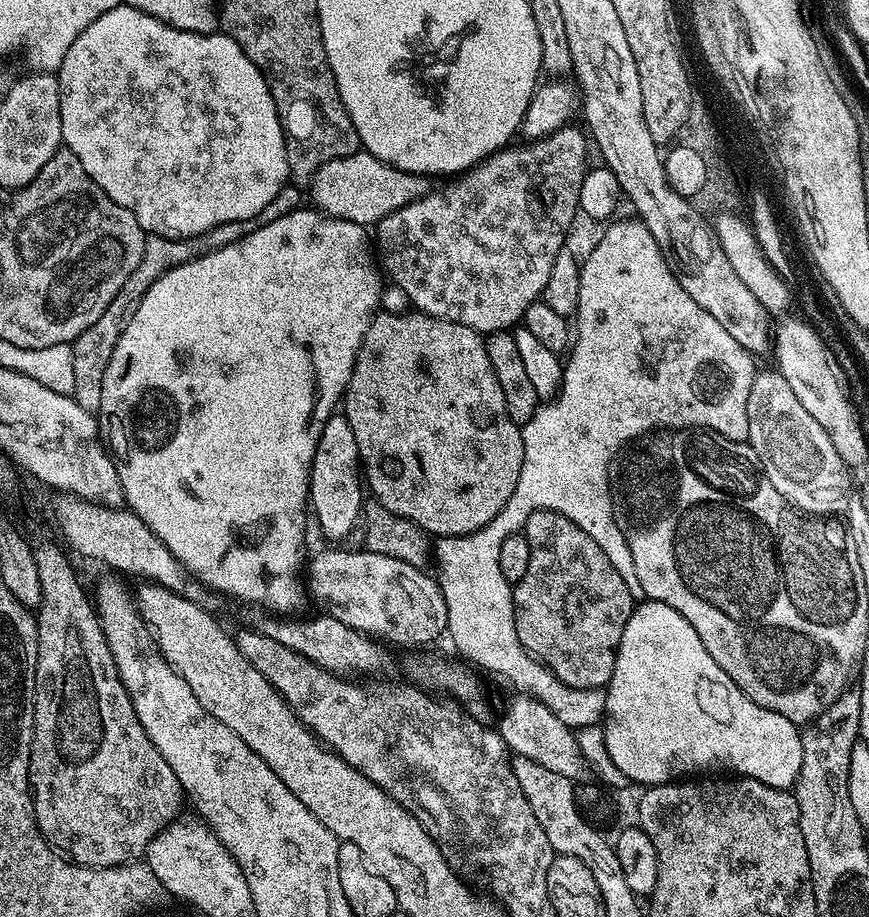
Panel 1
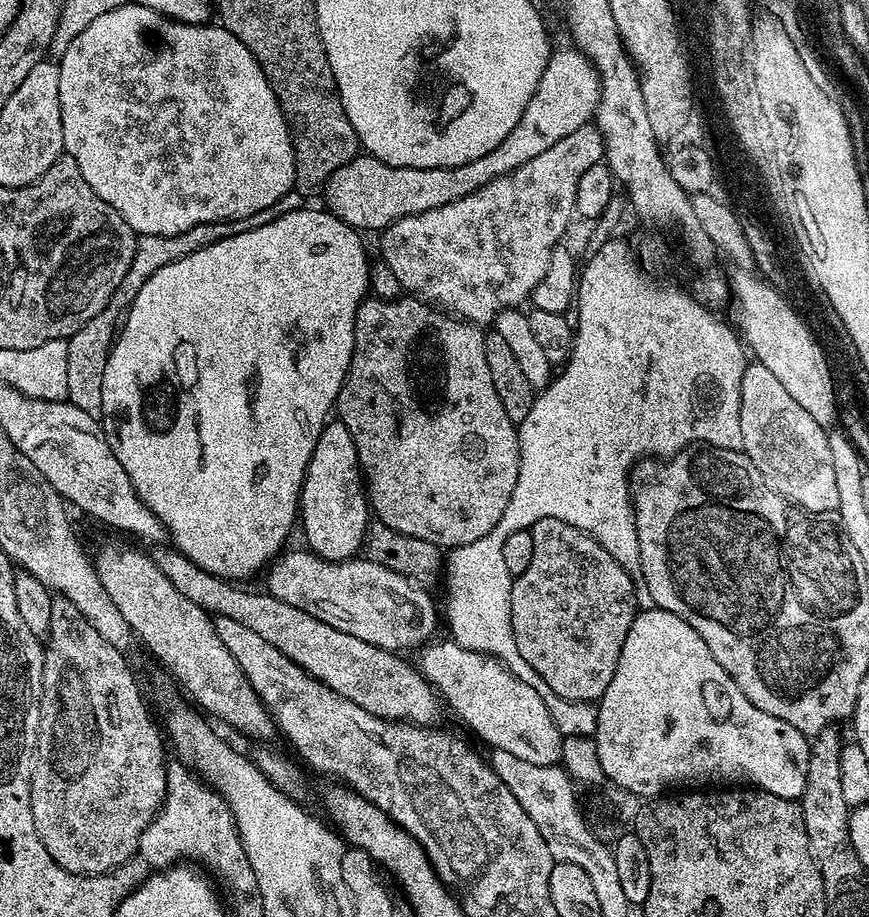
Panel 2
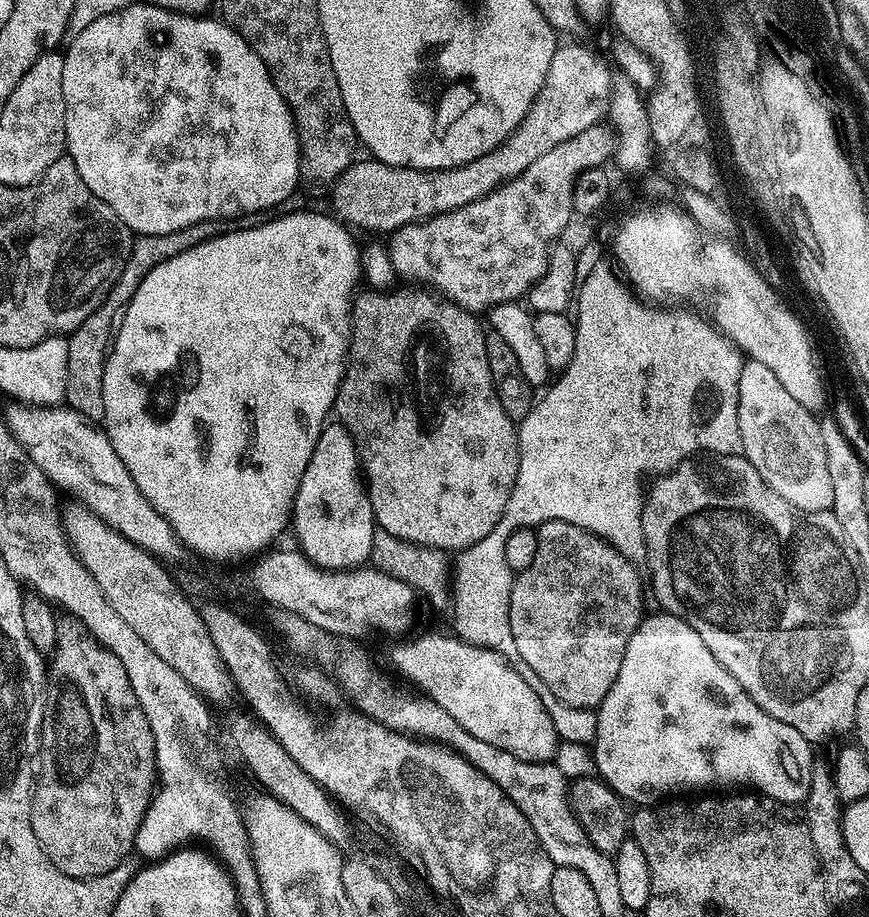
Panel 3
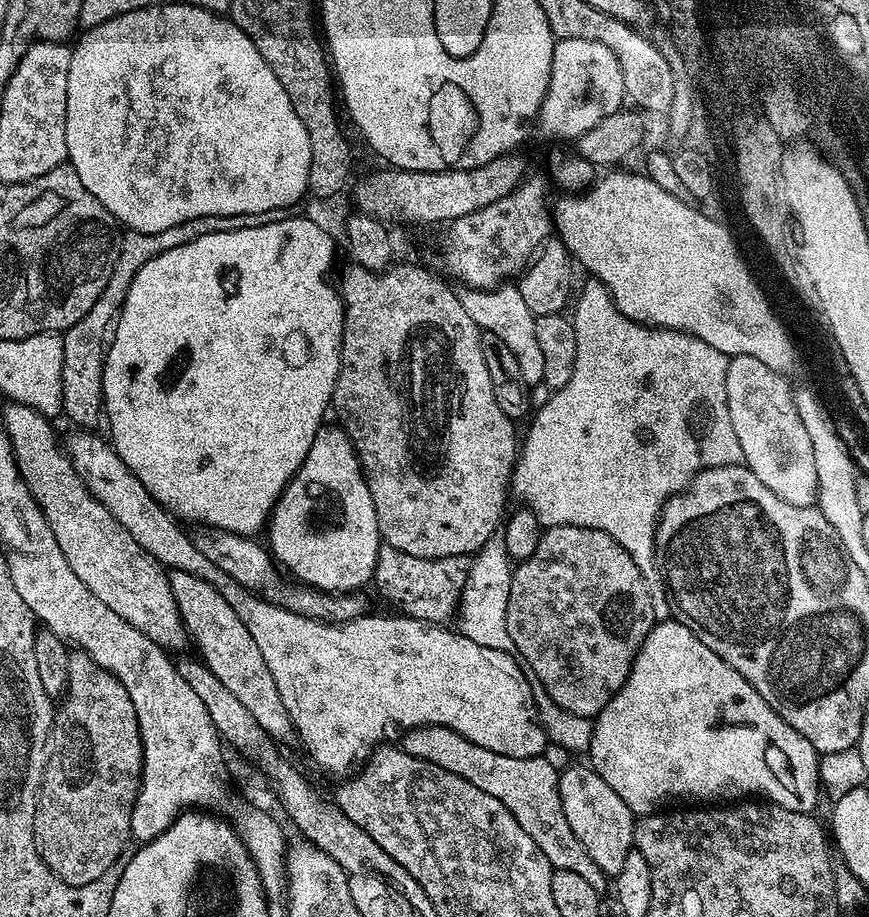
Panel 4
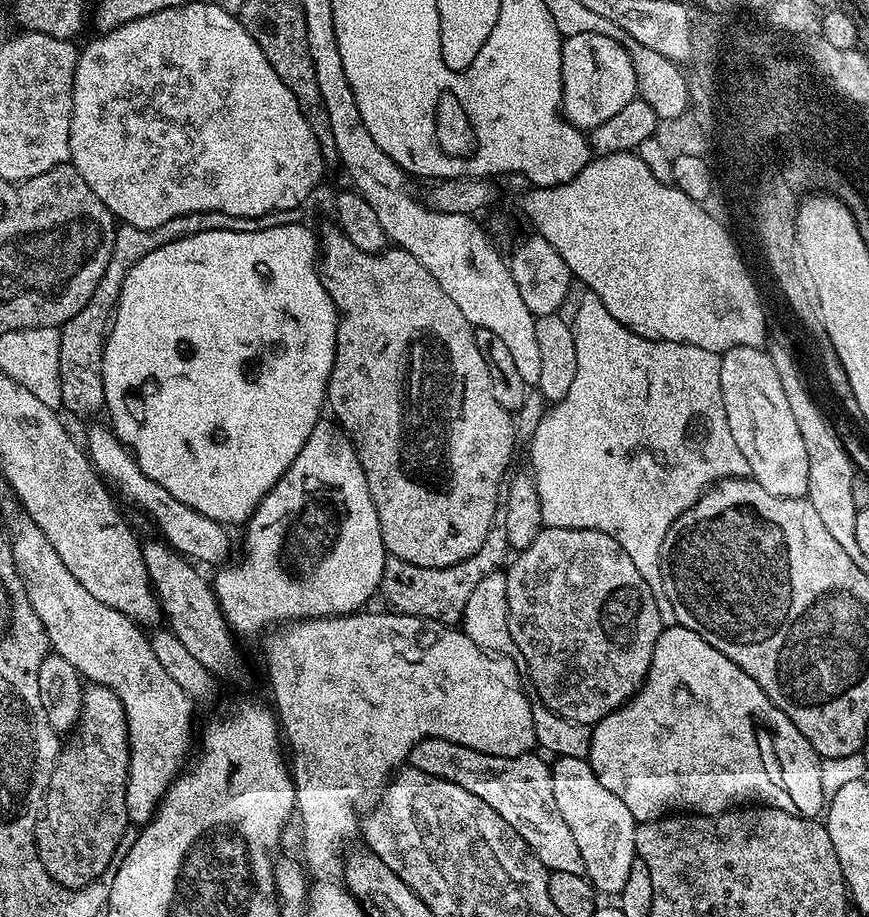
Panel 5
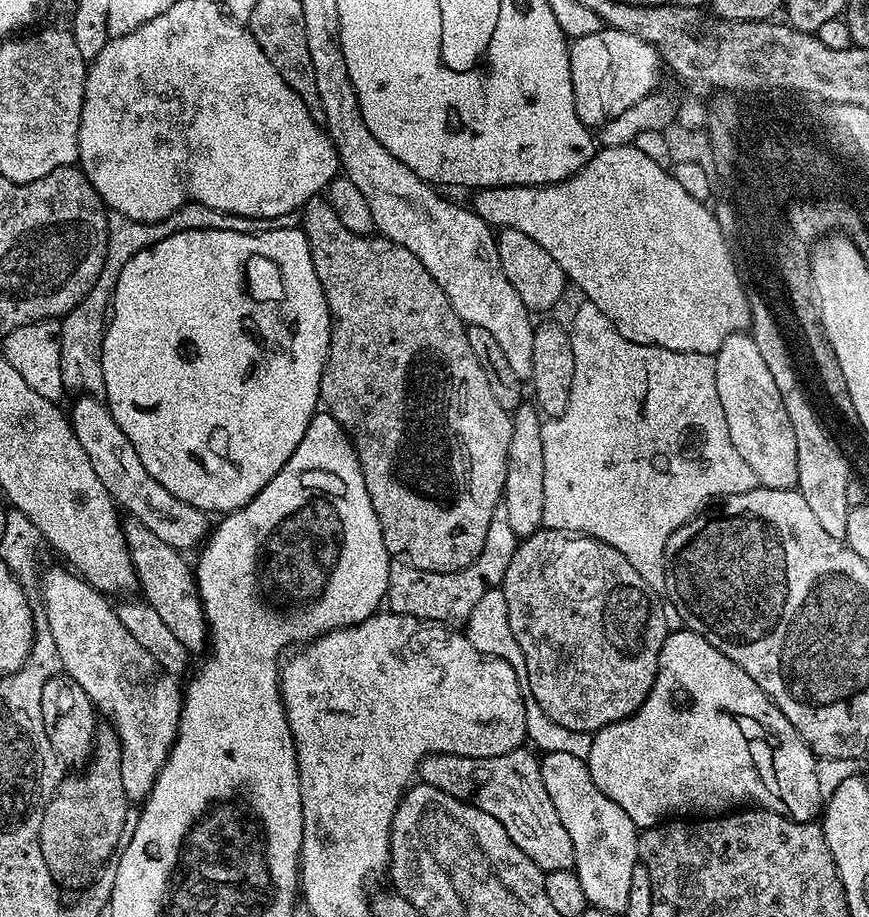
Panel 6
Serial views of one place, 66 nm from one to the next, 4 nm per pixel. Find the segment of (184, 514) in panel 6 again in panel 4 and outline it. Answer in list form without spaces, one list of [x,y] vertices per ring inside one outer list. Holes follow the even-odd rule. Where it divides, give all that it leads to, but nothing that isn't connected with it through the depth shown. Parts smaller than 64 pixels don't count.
[[[207,526],[199,529],[200,533],[191,537],[192,544],[218,566],[218,570],[226,570],[234,582],[247,588],[253,594],[259,594],[265,600],[280,605],[281,608],[289,608],[297,612],[299,616],[308,616],[312,620],[324,620],[327,624],[345,624],[346,621],[356,616],[365,615],[364,600],[360,594],[333,594],[321,592],[319,588],[307,586],[293,586],[291,583],[284,584],[285,577],[272,553],[268,551],[259,539],[251,536],[239,536],[236,532],[227,532],[221,528]],[[281,576],[281,577],[280,577]],[[284,579],[284,580],[283,580]],[[296,587],[296,588],[291,588]]]

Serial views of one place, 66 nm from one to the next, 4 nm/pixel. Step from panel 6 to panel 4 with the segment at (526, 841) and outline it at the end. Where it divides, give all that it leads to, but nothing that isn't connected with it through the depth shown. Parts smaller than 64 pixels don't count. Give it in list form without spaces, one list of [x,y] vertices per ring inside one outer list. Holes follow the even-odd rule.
[[[437,724],[407,729],[403,736],[402,747],[405,752],[414,754],[414,758],[422,758],[450,774],[458,774],[458,778],[466,778],[470,786],[478,786],[478,790],[490,794],[490,798],[498,798],[498,802],[502,802],[502,806],[506,806],[506,810],[518,818],[518,826],[522,826],[522,830],[526,830],[526,834],[538,842],[538,850],[546,854],[553,869],[574,870],[574,874],[586,878],[586,882],[590,882],[598,893],[603,893],[607,884],[609,887],[609,877],[594,866],[590,854],[586,854],[574,830],[570,830],[570,822],[566,822],[566,814],[562,814],[560,772],[550,766],[543,756],[506,758],[506,754],[494,754],[494,750],[474,746],[474,742],[462,738],[454,730]]]

